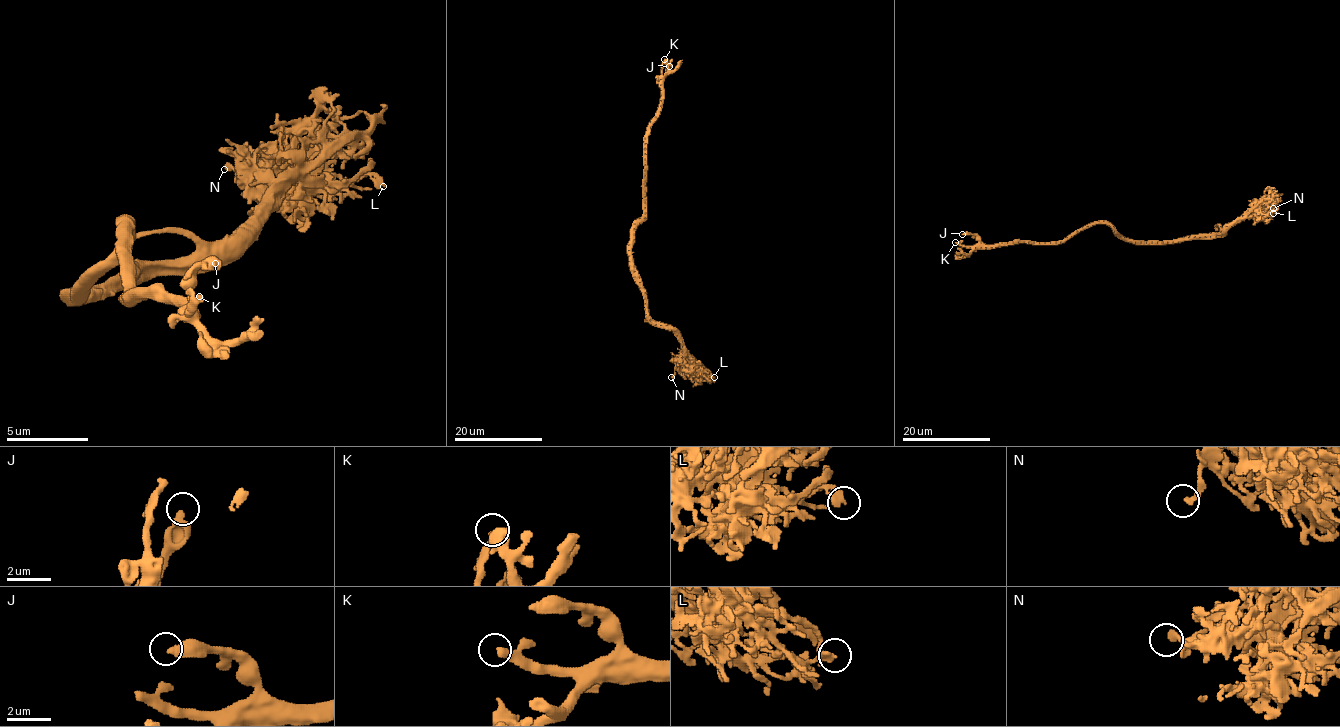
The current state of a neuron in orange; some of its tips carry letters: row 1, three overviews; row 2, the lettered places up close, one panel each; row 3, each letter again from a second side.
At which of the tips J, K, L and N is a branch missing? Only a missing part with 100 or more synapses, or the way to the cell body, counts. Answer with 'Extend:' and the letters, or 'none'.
Extend: none

